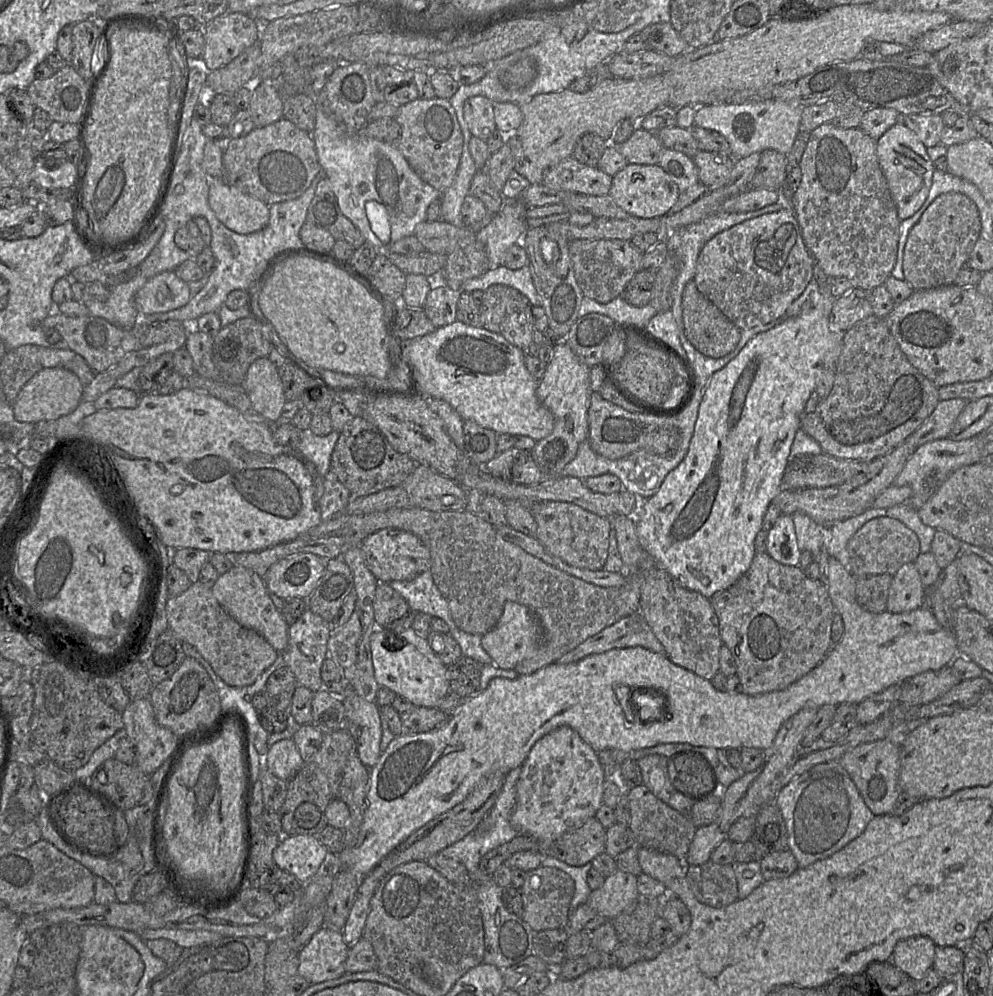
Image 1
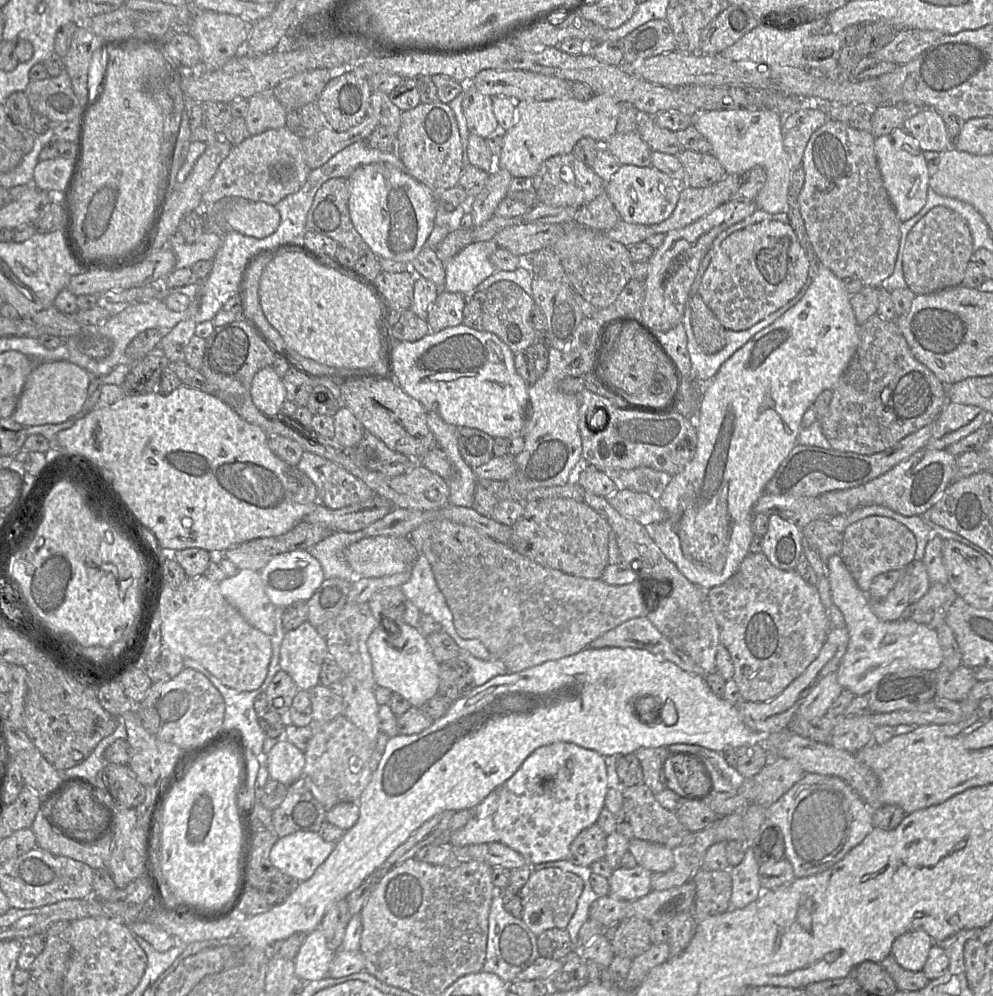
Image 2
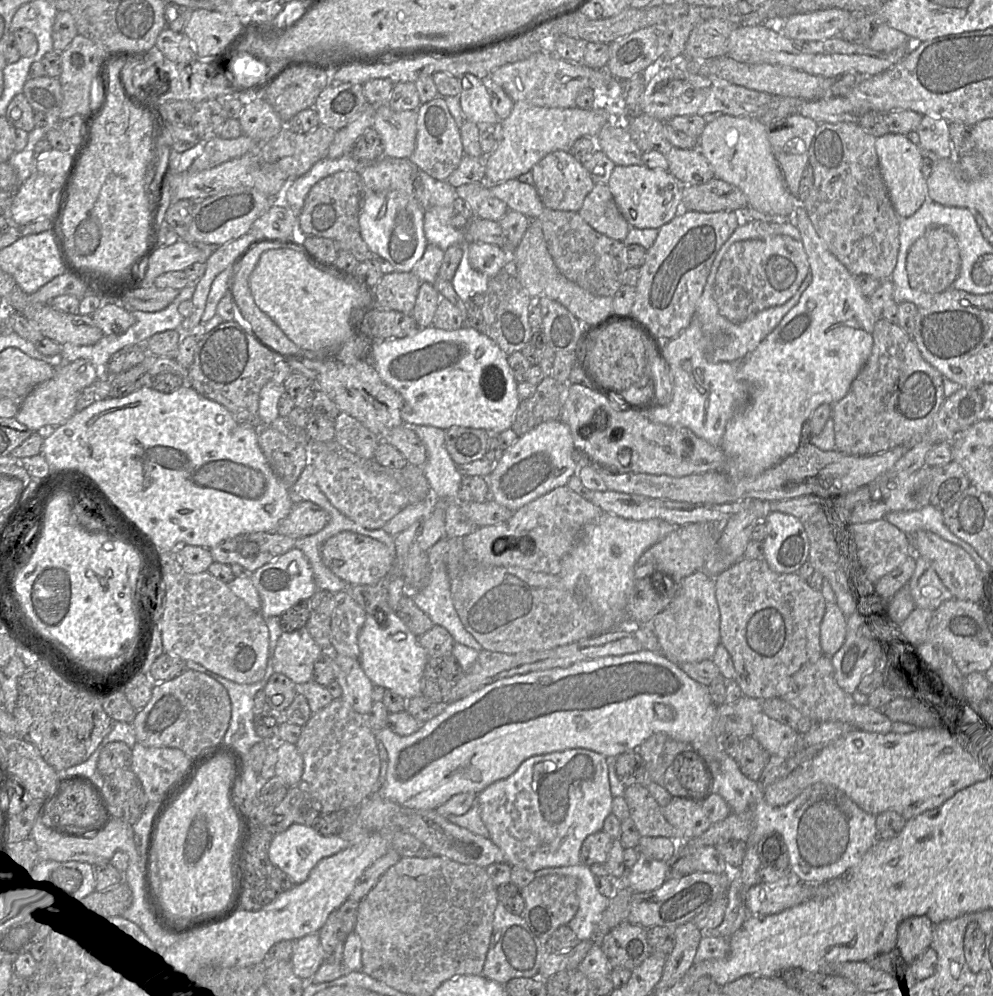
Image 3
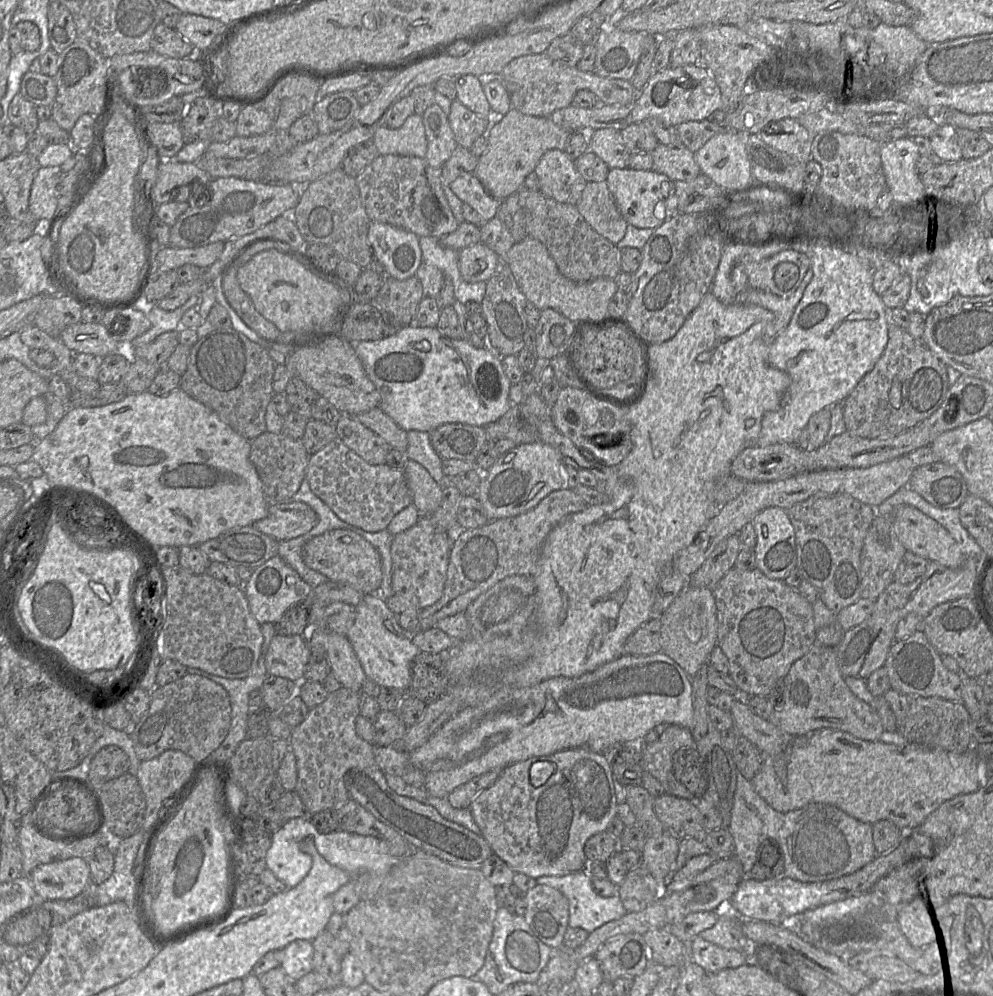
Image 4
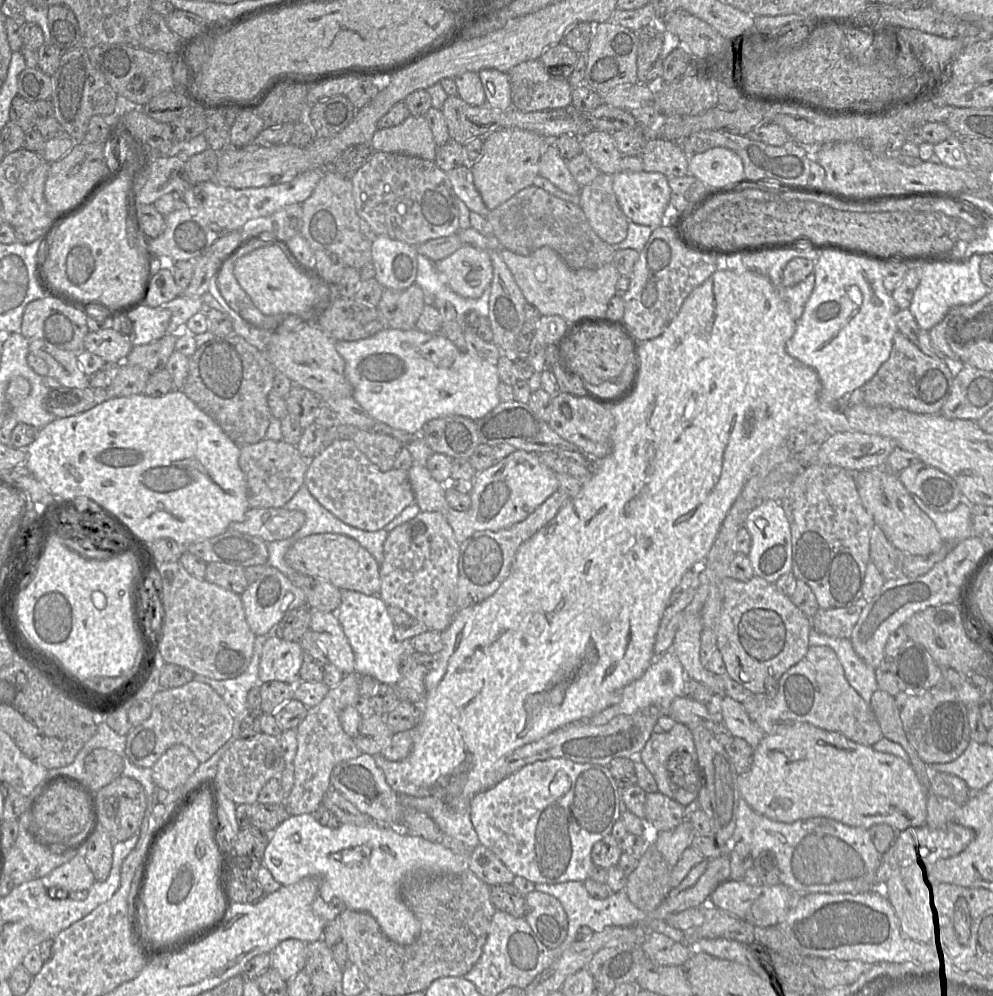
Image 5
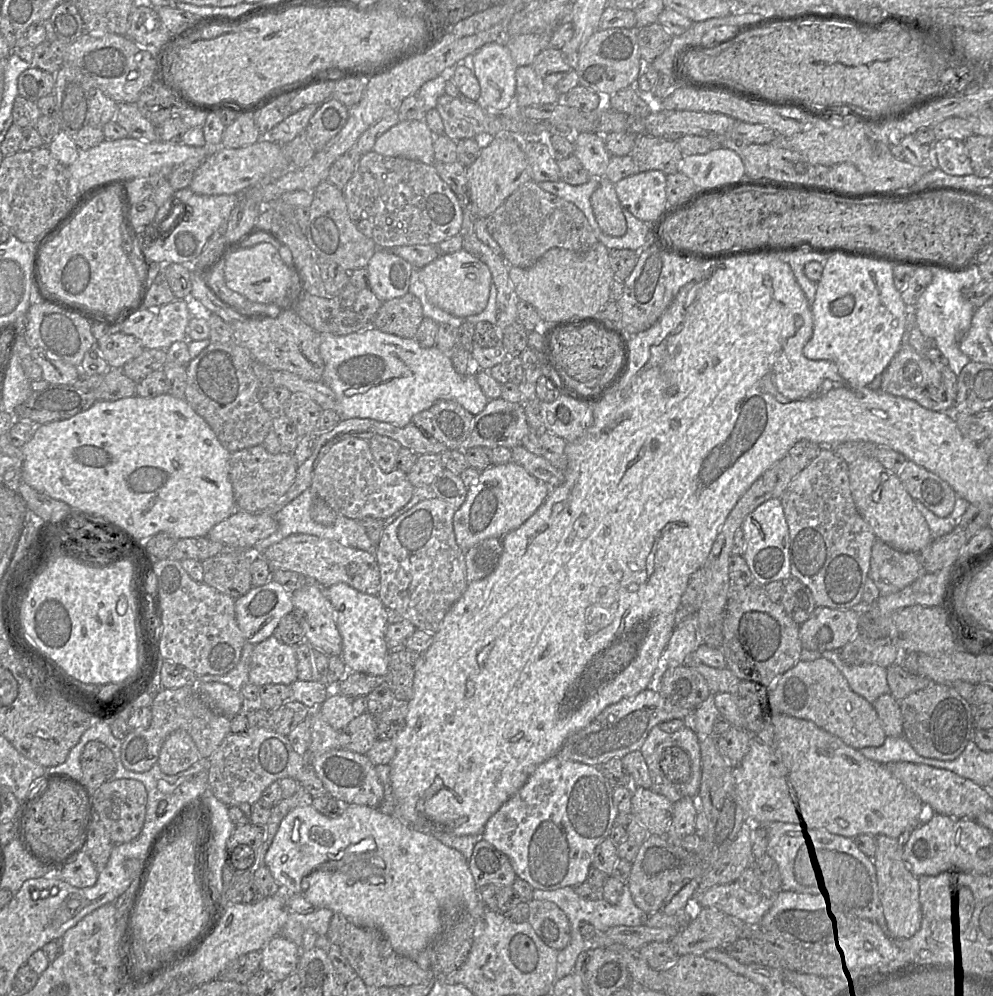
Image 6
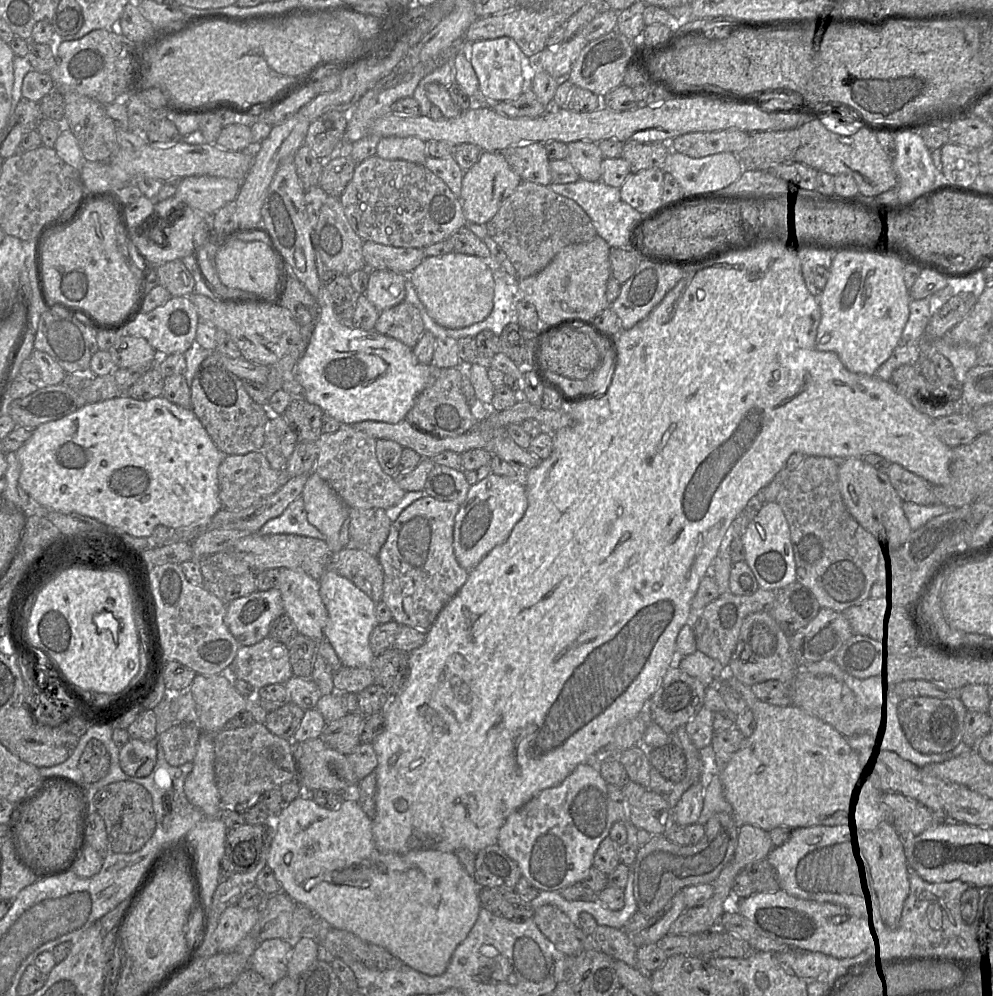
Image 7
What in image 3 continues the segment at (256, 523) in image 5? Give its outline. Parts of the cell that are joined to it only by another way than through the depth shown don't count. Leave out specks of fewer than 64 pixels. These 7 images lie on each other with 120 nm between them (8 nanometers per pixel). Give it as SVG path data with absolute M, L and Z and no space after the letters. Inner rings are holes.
M300 501L294 503L289 514L278 523L275 531L298 539L319 532L329 520L329 514L319 505L310 501Z

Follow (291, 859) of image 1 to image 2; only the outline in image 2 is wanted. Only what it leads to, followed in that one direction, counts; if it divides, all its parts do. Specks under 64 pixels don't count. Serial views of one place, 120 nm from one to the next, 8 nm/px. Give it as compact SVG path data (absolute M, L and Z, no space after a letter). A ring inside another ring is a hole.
M297 831L280 837L272 846L269 859L279 871L304 882L328 858L335 846L336 843L324 841L317 832Z

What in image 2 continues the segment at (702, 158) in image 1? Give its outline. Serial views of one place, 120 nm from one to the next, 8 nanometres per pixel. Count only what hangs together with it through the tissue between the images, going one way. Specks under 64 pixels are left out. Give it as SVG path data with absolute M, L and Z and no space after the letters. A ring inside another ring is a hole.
M682 150L678 158L685 171L685 185L693 188L711 186L726 176L720 161L712 153Z

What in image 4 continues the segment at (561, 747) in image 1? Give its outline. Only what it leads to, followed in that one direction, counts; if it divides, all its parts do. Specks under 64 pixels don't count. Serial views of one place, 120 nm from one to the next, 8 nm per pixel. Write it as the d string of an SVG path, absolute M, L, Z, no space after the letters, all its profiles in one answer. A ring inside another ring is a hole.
M572 748L548 756L531 757L505 767L496 781L473 799L469 808L493 853L515 873L534 879L561 876L587 869L586 841L606 831L616 817L618 803L613 781L610 760L606 755L588 748Z

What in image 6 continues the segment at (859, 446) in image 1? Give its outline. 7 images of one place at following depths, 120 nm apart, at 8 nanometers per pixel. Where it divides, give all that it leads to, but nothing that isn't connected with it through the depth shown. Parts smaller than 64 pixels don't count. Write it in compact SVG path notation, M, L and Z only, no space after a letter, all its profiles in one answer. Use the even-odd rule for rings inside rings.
M909 343L902 344L881 375L881 391L913 400L932 411L952 412L957 397L957 376L948 365L933 363L919 355Z

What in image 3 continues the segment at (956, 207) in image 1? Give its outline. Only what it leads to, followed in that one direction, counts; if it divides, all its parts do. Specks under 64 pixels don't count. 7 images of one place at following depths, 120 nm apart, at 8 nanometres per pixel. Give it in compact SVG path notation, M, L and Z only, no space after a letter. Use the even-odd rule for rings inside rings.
M928 229L911 246L906 261L911 288L926 293L941 293L951 287L960 271L959 248L956 239L942 229Z

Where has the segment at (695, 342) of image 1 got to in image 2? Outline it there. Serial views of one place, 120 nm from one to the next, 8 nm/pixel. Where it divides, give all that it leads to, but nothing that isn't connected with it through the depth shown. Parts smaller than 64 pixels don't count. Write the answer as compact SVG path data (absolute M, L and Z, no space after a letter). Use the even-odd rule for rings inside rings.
M699 293L691 298L691 326L696 342L705 354L715 354L725 346L726 329Z

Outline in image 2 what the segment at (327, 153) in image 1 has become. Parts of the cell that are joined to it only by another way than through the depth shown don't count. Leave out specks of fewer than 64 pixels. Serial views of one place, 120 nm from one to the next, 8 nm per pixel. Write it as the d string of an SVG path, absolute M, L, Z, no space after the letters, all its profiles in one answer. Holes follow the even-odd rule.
M385 163L360 166L347 179L349 214L358 234L379 259L406 264L417 257L434 229L438 203L452 203L457 207L468 205L471 200L459 185L431 190L411 175Z

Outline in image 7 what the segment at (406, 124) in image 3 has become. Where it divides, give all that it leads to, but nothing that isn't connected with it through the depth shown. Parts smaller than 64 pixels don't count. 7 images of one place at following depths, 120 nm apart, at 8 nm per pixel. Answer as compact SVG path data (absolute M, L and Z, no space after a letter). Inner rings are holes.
M383 137L377 144L376 155L385 160L405 160L422 164L427 159L426 142L416 137Z

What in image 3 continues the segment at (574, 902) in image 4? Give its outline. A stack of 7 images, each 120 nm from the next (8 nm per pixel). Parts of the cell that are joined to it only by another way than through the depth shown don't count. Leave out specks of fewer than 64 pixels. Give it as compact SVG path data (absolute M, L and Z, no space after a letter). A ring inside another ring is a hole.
M574 865L565 867L543 868L534 872L536 877L547 875L573 876L578 879L579 908L567 924L576 934L579 941L590 940L594 935L596 925L609 905L610 898L603 896L595 885L595 876L588 866Z

